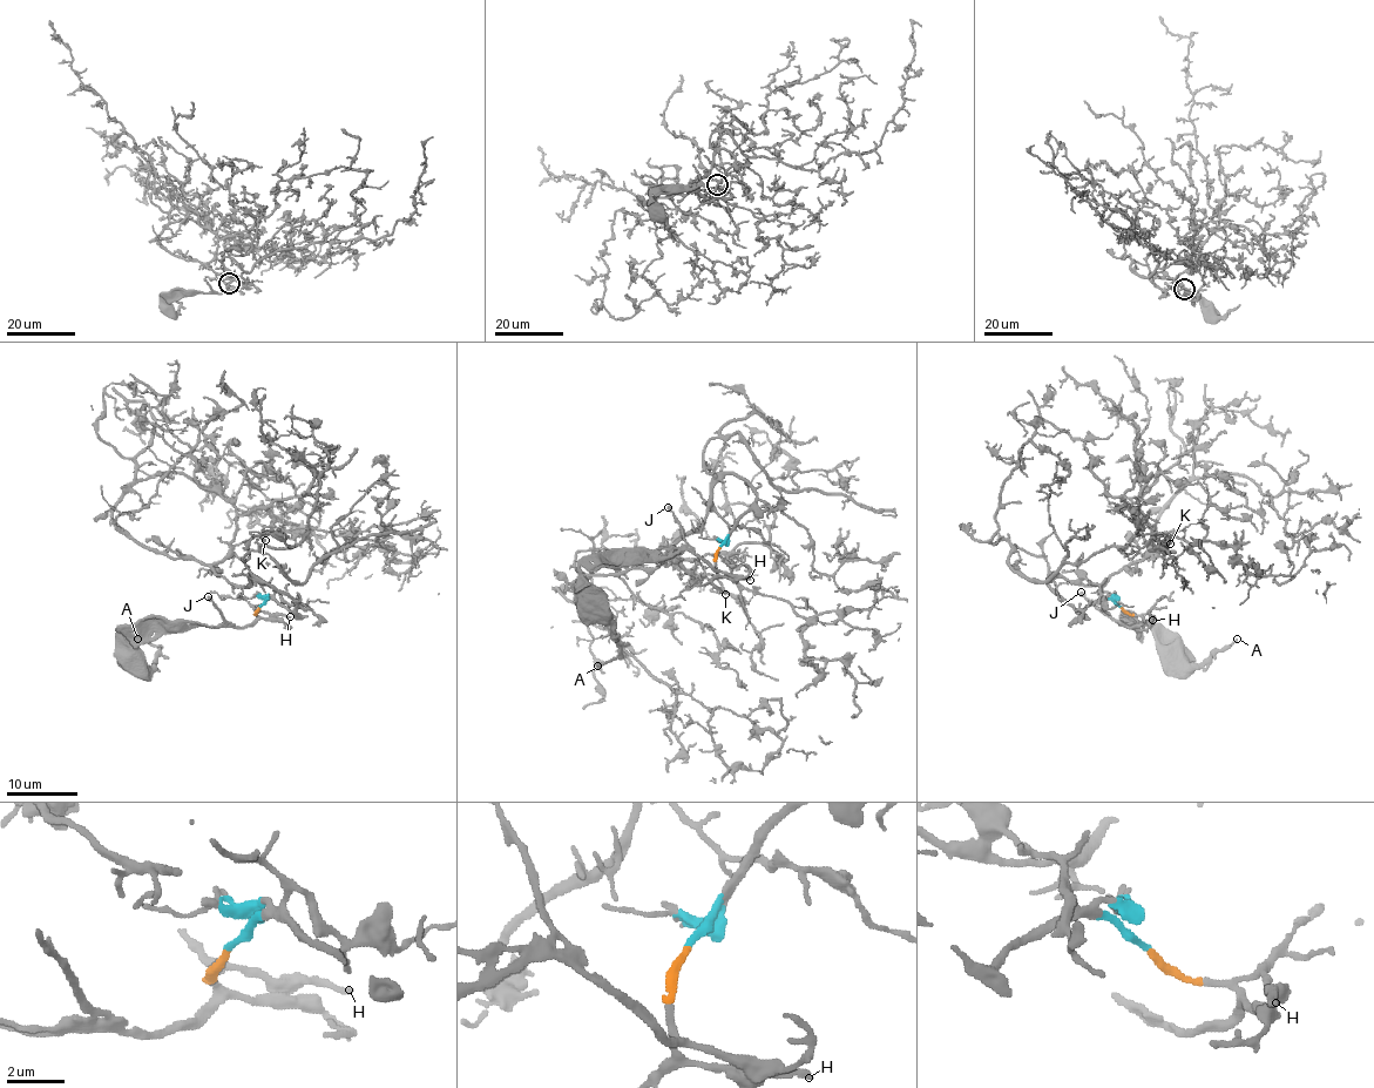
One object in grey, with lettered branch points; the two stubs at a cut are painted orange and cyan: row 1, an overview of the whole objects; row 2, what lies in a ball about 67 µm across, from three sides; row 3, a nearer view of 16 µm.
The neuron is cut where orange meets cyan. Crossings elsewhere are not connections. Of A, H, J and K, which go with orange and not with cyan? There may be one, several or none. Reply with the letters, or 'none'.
A, H, J

